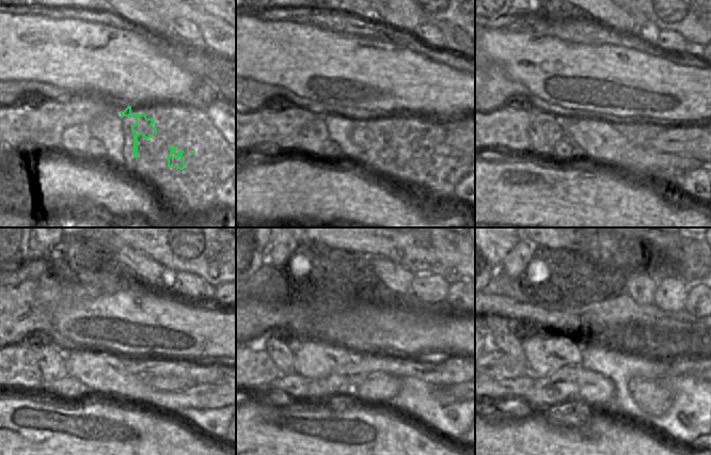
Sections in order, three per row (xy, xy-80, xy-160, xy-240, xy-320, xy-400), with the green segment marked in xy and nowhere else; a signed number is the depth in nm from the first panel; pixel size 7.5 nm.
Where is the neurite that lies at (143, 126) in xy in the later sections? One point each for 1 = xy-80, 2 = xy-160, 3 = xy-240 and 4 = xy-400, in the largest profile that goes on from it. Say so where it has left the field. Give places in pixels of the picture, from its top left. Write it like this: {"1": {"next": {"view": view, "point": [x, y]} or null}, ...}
{"1": {"next": {"view": "xy-80", "point": [383, 126]}}, "2": {"next": {"view": "xy-160", "point": [594, 136]}}, "3": {"next": {"view": "xy-240", "point": [101, 372]}}, "4": {"next": {"view": "xy-400", "point": [546, 352]}}}

